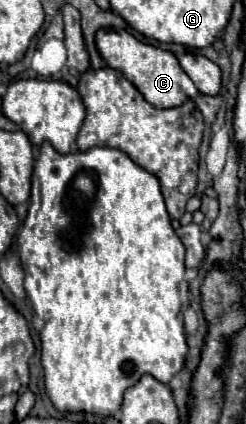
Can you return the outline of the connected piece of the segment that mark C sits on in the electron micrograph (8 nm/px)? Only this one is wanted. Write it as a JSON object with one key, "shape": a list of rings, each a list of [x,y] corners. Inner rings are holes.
{"shape":[[[99,31],[97,33],[97,49],[105,63],[125,75],[139,91],[141,95],[157,109],[171,109],[179,107],[189,99],[195,99],[199,95],[197,87],[193,87],[193,81],[181,71],[177,57],[171,51],[163,51],[159,47],[147,45],[139,39],[135,39],[127,31]]]}

